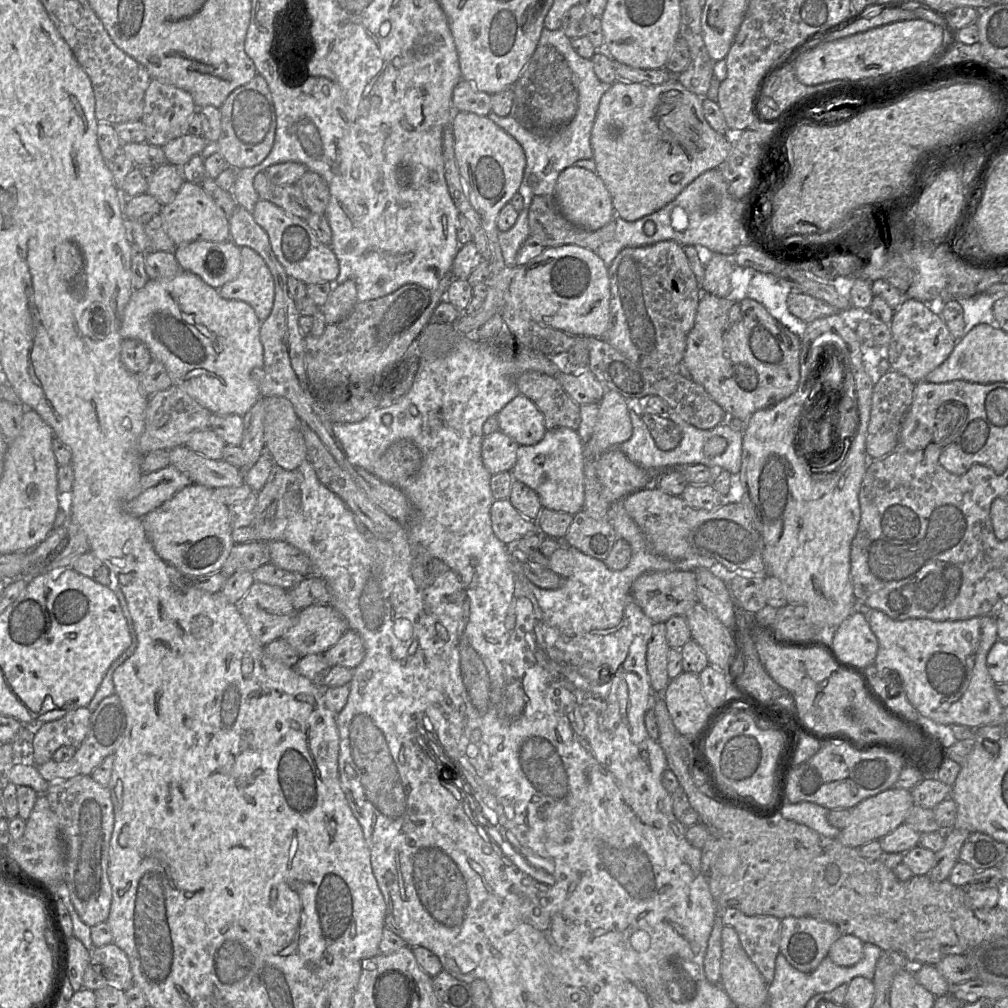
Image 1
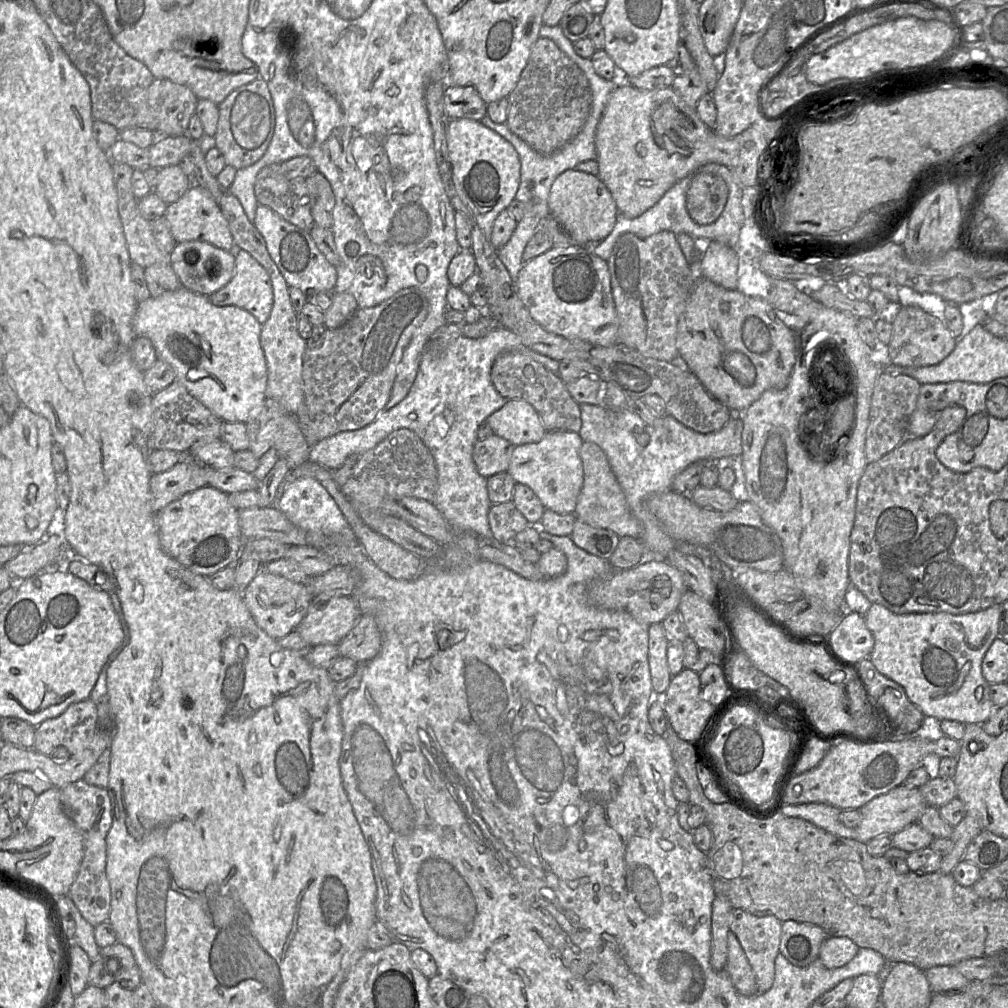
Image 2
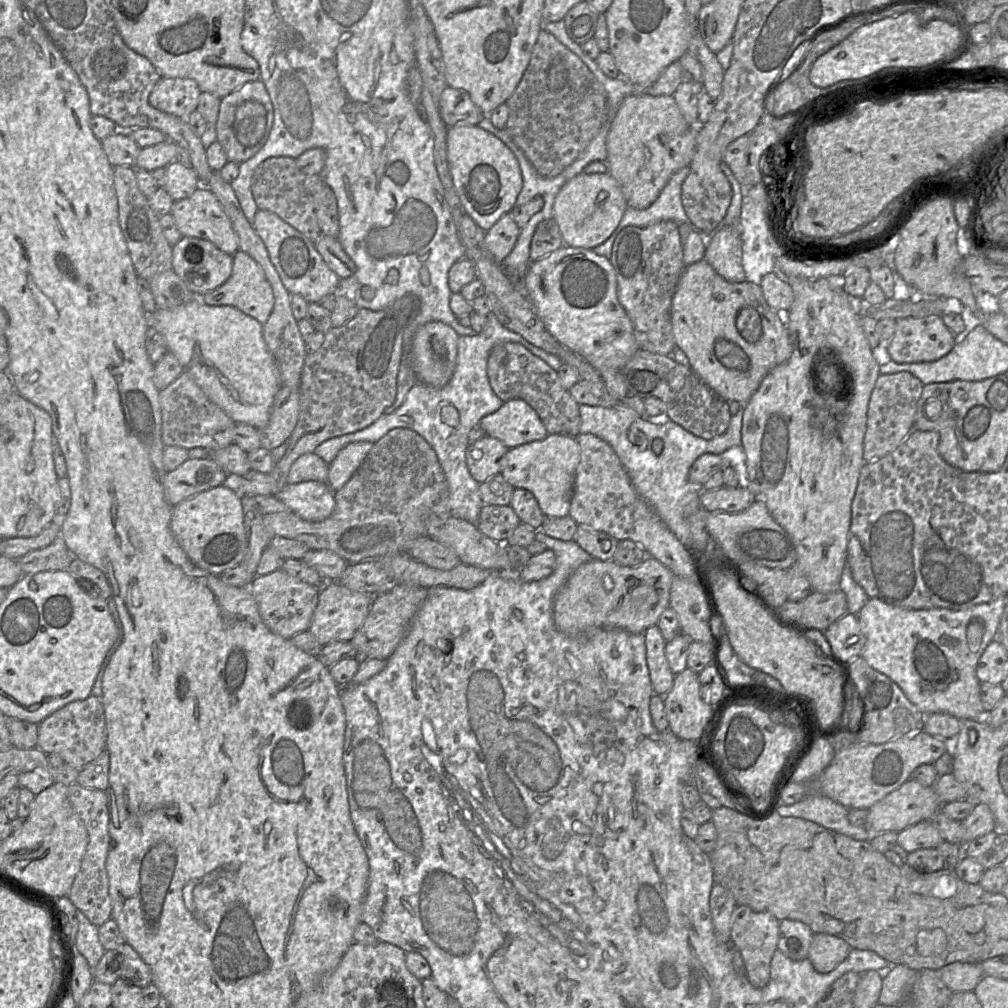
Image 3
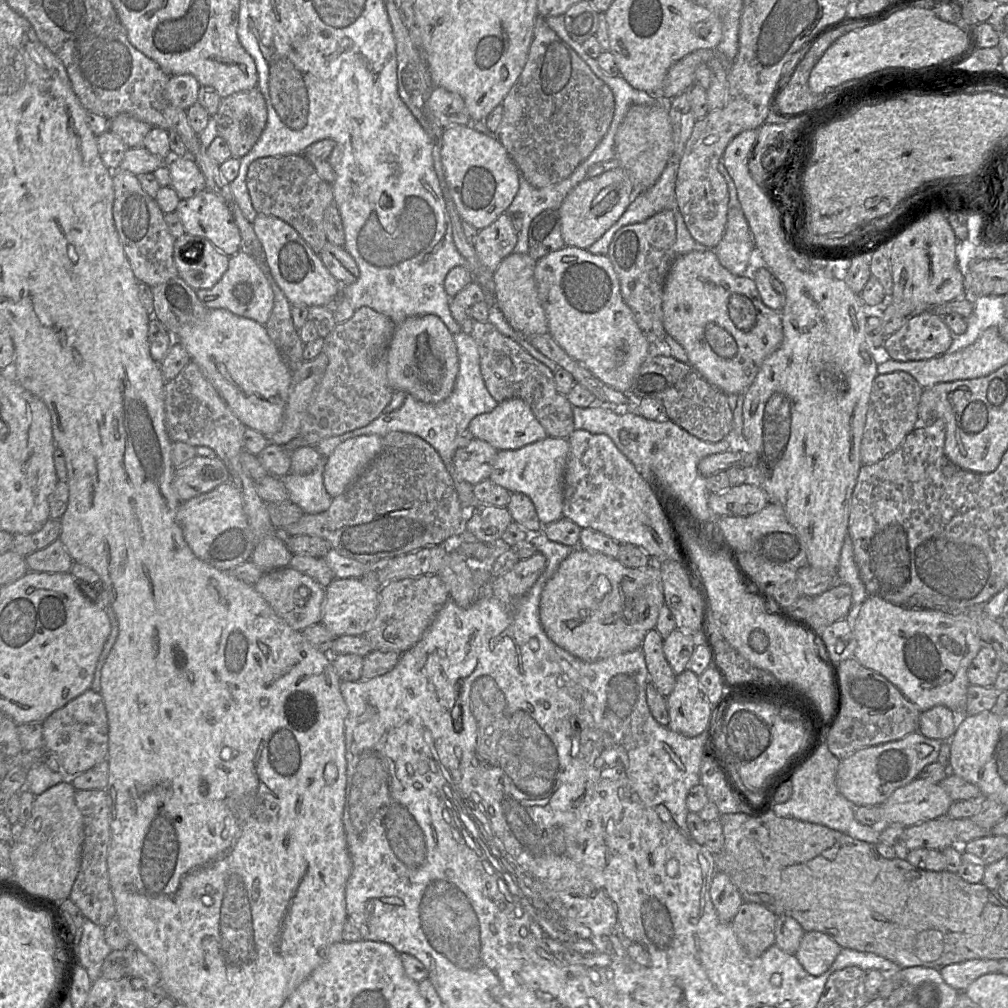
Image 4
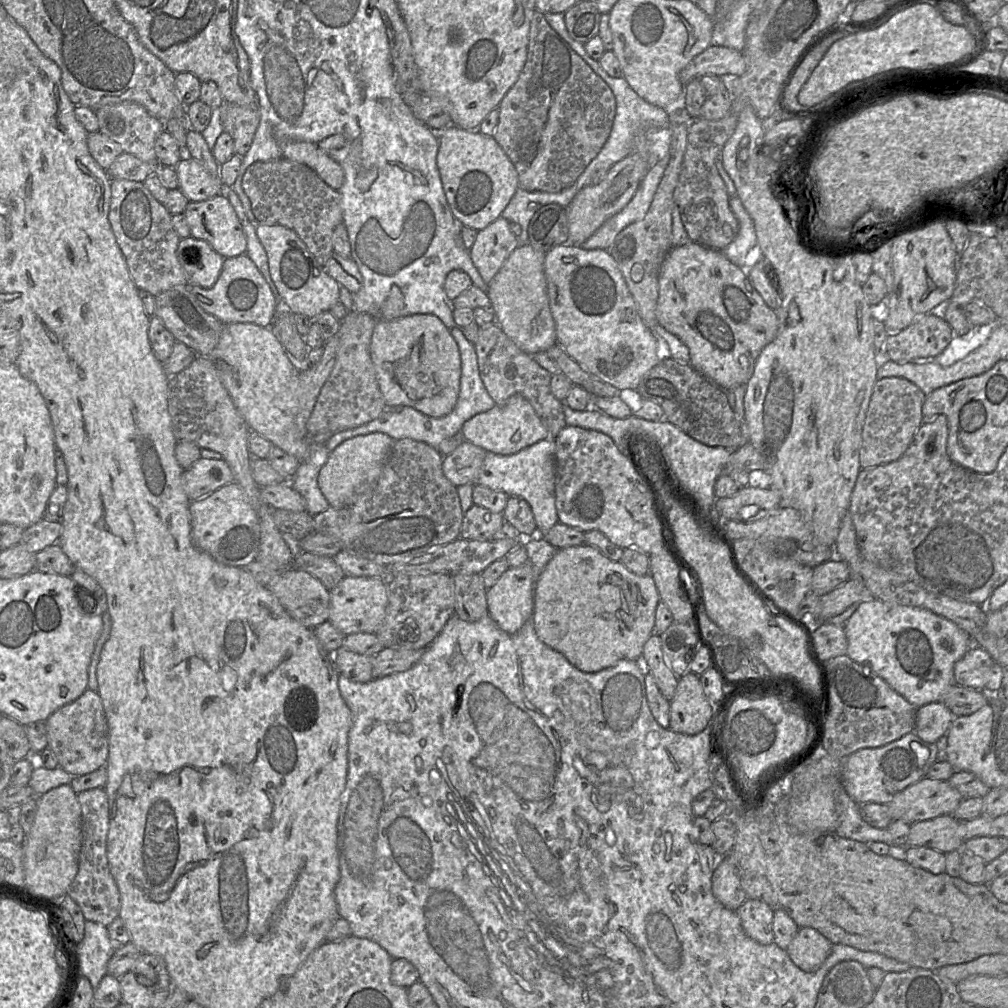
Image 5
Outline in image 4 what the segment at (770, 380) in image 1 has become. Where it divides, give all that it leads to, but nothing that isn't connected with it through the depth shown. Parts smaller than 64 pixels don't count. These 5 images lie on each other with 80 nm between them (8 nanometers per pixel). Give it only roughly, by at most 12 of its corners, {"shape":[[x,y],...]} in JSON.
{"shape":[[713,249],[676,256],[664,329],[690,366],[744,394],[781,313]]}

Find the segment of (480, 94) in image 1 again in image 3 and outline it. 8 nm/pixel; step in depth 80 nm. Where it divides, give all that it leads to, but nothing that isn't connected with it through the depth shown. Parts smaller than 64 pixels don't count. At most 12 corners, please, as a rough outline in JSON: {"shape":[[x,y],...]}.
{"shape":[[446,86],[438,109],[447,127],[477,125],[468,92]]}

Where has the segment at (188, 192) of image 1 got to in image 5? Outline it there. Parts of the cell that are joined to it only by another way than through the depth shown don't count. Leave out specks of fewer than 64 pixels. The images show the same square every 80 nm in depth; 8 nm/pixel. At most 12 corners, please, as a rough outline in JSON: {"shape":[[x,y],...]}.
{"shape":[[224,194],[189,201],[191,236],[224,259],[246,253],[247,241]]}

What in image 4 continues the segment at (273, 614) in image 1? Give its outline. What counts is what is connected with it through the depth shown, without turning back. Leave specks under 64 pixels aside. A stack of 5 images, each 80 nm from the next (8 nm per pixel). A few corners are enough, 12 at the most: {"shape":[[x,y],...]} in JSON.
{"shape":[[288,566],[254,588],[302,631],[320,623],[325,588]]}

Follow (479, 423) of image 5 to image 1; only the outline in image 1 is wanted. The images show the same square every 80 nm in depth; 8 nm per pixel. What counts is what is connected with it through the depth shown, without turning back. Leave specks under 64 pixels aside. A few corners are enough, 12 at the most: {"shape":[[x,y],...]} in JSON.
{"shape":[[519,394],[498,414],[499,430],[535,445],[547,428],[541,411]]}

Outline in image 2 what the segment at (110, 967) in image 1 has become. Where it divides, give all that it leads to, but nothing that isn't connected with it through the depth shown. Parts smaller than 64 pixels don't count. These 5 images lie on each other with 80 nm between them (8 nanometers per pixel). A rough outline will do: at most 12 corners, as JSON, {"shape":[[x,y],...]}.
{"shape":[[118,941],[100,950],[122,987],[142,984],[131,949]]}

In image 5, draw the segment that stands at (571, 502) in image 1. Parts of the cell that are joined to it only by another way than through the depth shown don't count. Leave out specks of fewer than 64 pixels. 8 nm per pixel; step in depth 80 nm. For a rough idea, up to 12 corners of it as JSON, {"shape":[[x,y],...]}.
{"shape":[[555,441],[486,452],[476,484],[528,502],[543,536],[558,522]]}

